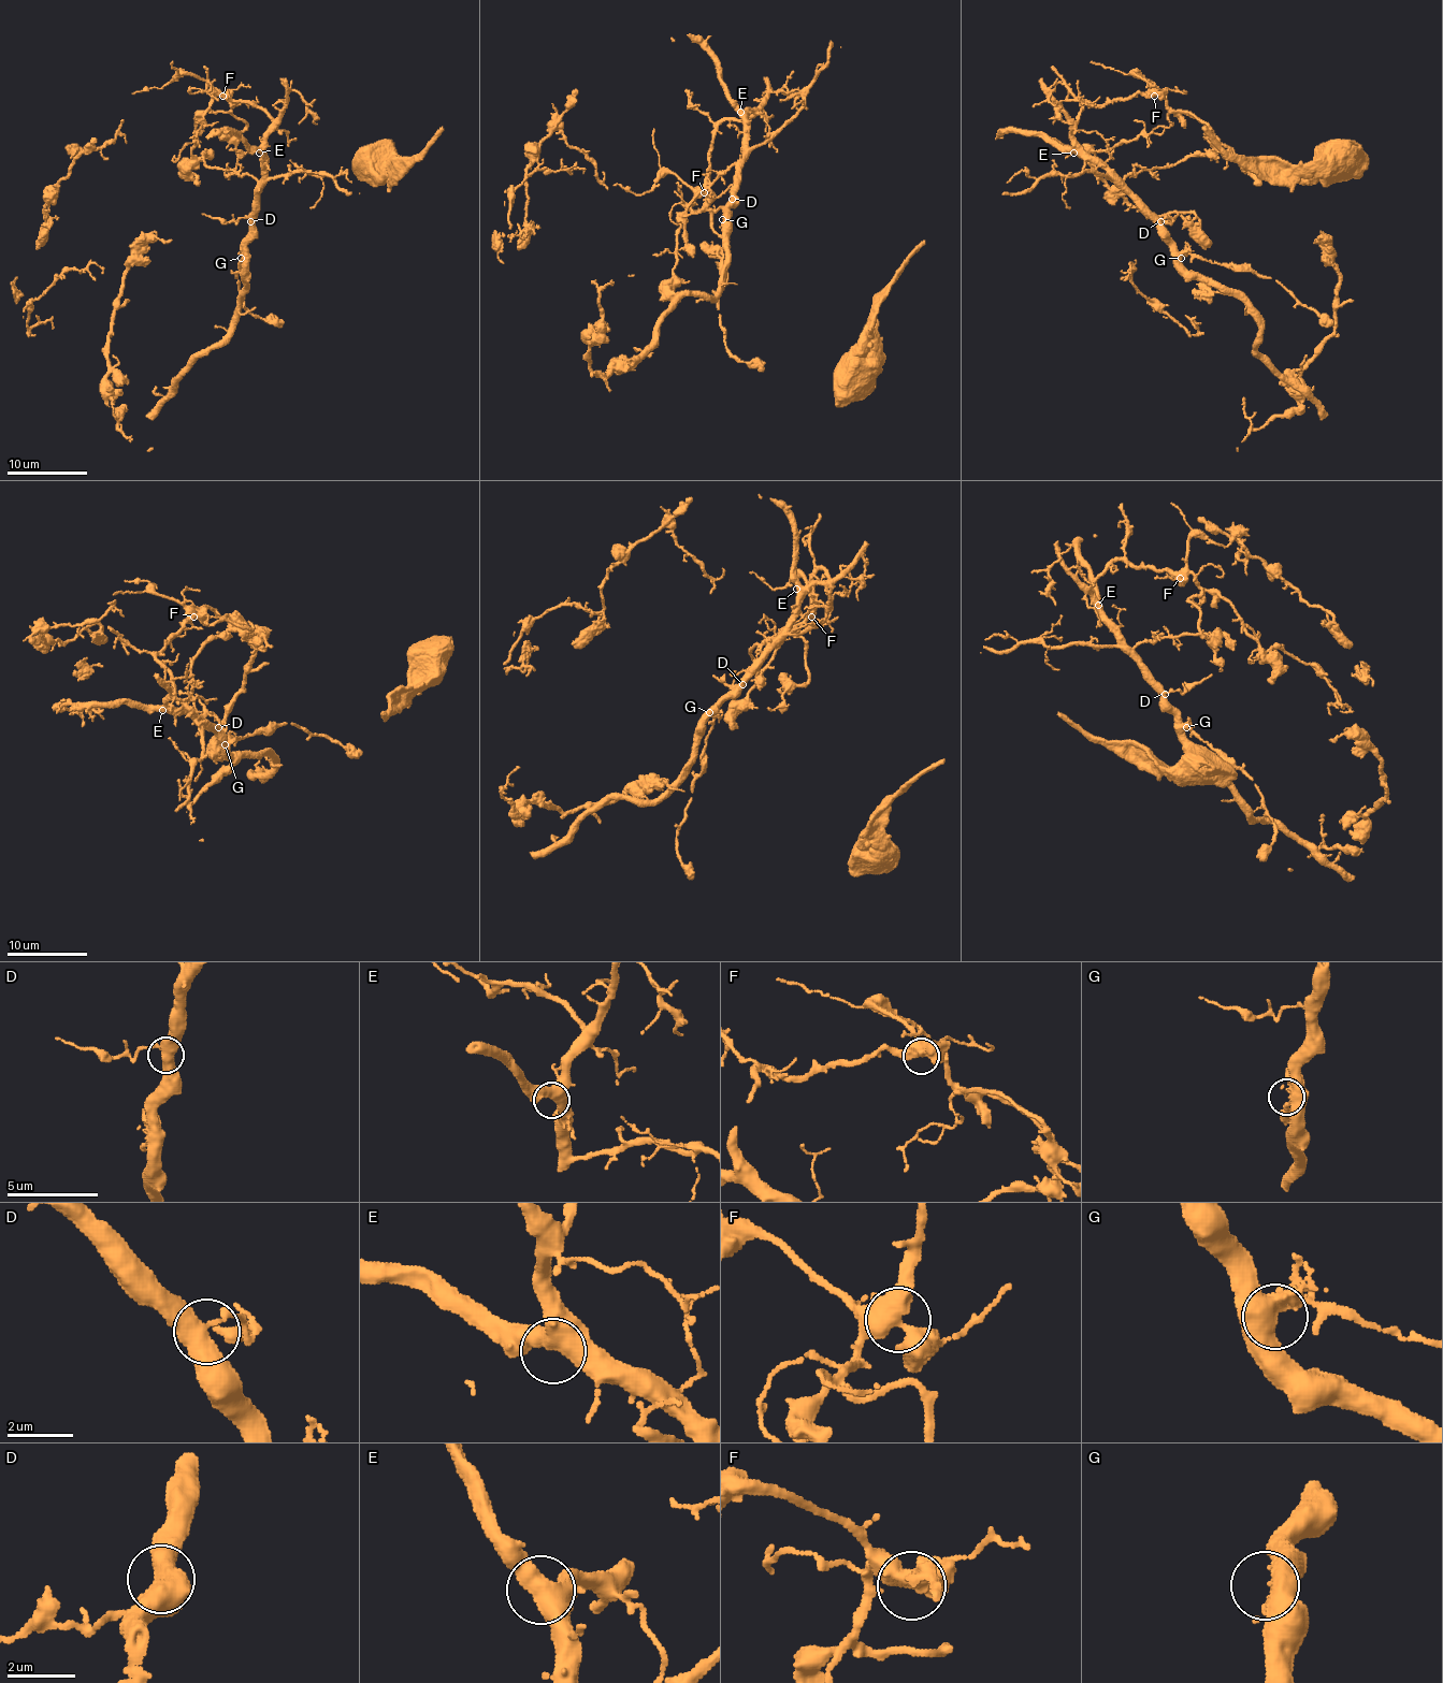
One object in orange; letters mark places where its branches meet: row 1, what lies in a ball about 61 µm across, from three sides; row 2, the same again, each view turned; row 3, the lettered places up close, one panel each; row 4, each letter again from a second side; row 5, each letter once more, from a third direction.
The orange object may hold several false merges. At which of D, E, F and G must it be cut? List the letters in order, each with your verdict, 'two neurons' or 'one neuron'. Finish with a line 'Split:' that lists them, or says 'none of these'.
D: one neuron
E: one neuron
F: one neuron
G: one neuron
Split: none of these

